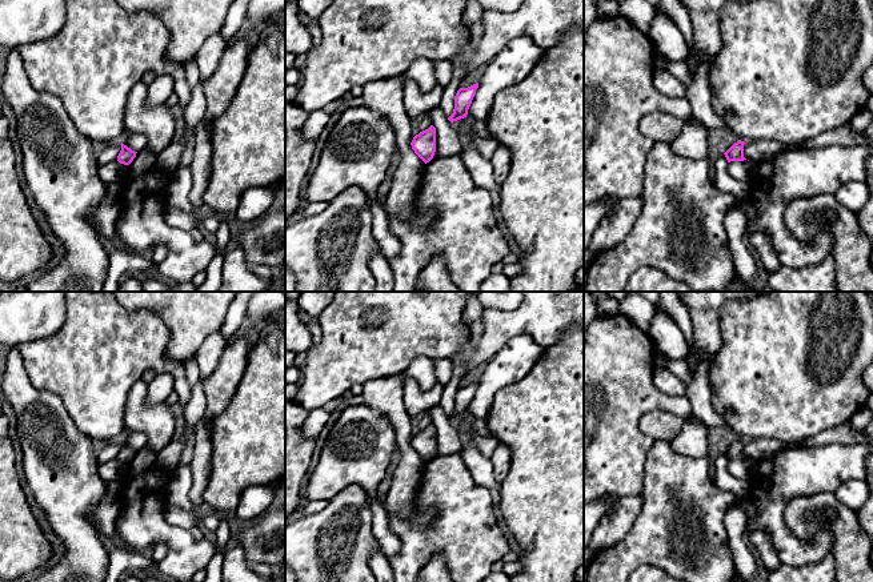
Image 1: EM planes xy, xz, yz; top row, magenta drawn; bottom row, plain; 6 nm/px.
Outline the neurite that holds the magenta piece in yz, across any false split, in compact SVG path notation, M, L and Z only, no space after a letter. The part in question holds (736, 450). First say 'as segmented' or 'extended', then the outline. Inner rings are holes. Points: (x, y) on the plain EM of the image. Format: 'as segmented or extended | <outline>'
as segmented | M738 438L737 441L734 441L724 453L728 458L728 461L730 459L744 459L746 458L744 455L744 439Z

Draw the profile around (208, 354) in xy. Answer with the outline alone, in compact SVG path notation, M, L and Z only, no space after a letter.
M216 330L204 340L195 354L195 360L200 369L200 380L196 385L191 385L191 397L183 408L185 424L189 426L197 426L205 413L207 397L203 384L216 369L227 344L228 341L224 340L221 332Z

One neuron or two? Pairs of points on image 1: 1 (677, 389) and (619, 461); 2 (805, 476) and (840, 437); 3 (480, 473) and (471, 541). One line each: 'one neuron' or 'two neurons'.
1: two neurons
2: two neurons
3: two neurons

